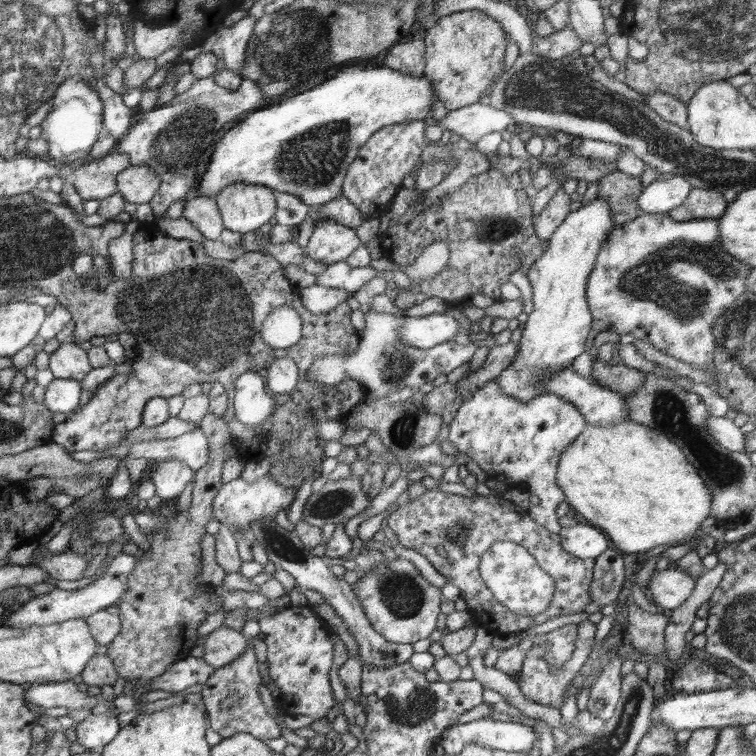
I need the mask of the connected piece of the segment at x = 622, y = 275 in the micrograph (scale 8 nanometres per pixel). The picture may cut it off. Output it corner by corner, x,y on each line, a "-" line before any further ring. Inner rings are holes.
644,213
615,227
598,254
597,266
589,278
586,292
594,318
594,336
604,330
616,331
620,336
633,334
635,339
650,342
654,348
690,364
692,368
709,370
716,347
714,323
749,290
749,274
753,272
752,266
733,258
722,245
721,223
714,218
680,222
668,213

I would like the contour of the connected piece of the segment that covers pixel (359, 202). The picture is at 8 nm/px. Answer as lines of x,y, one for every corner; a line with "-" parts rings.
411,121
381,128
356,155
345,176
343,196
360,209
365,220
390,214
394,197
410,182
410,174
419,169
426,146
432,144
426,137
426,126
426,122

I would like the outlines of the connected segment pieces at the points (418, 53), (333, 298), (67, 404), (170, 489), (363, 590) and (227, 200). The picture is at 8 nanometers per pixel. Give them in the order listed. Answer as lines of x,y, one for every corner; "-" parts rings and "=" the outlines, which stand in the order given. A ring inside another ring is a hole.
422,40
406,42
406,44
396,44
389,54
383,56
385,67
404,74
424,75
426,58
425,43
=
318,284
300,289
300,300
308,311
312,313
328,313
333,311
340,303
346,301
349,294
342,289
323,287
=
53,379
46,387
44,403
53,412
71,414
82,396
81,381
=
166,462
158,464
155,472
151,475
151,481
156,487
156,497
161,502
174,501
192,482
195,471
188,465
178,462
=
385,556
380,564
364,565
370,570
356,582
356,597
374,630
388,642
413,645
426,638
434,638
434,630
444,627
442,601
445,598
442,590
423,578
410,560
400,556
389,560
=
234,184
215,197
224,228
241,234
270,222
276,212
274,190
264,185

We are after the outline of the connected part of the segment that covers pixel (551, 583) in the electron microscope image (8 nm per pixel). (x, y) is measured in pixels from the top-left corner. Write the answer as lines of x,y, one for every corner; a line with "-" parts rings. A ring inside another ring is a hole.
516,541
493,542
480,557
478,571
497,602
516,614
539,618
541,613
548,609
556,593
555,577
542,570
534,555

